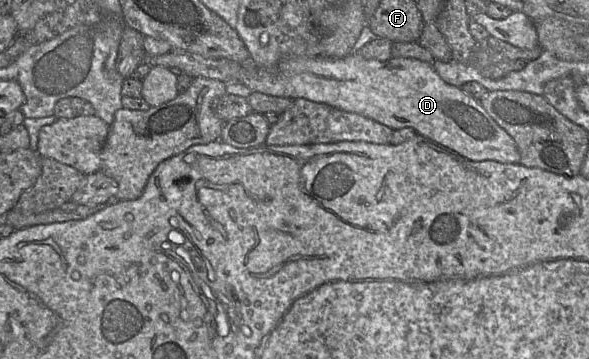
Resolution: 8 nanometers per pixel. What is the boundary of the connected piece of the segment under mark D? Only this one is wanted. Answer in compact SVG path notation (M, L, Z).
M353 52L343 58L323 56L286 58L281 60L274 69L259 68L250 61L248 64L241 64L240 83L253 92L257 91L293 100L305 98L325 103L339 110L360 114L375 120L392 130L413 128L419 135L441 144L471 161L491 160L507 164L519 164L520 162L520 154L514 139L493 120L480 101L463 92L460 87L446 83L431 63L418 59L398 57L379 61L366 59L360 53Z

